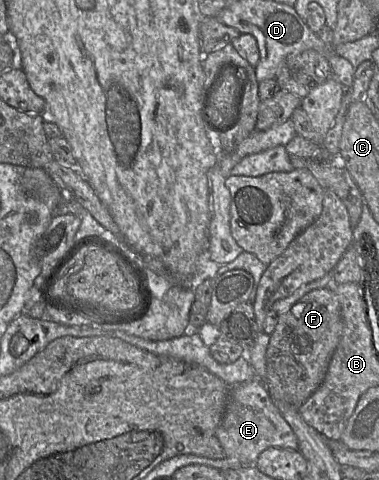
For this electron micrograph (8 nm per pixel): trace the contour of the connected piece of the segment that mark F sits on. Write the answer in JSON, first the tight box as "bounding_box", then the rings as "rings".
{"bounding_box":[263,287,342,410],"rings":[[[330,287],[309,291],[286,312],[280,313],[266,350],[266,375],[263,382],[272,401],[273,399],[281,400],[298,410],[322,384],[342,334],[341,305],[337,295]]]}

